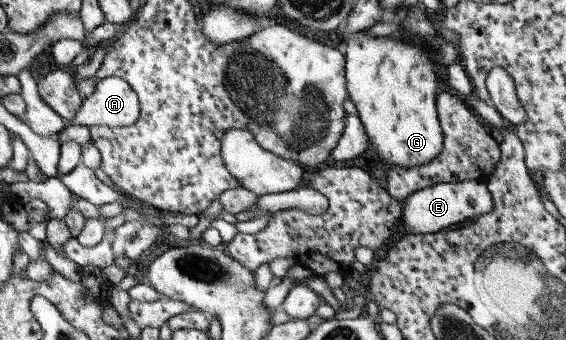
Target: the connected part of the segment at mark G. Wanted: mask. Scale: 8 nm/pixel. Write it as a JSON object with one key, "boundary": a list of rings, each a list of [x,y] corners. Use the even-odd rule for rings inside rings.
{"boundary":[[[366,30],[349,34],[344,39],[344,72],[347,98],[354,104],[368,142],[381,161],[390,167],[410,168],[427,163],[440,152],[443,140],[435,109],[436,72],[420,46],[409,43],[402,33],[388,37],[370,36]]]}

